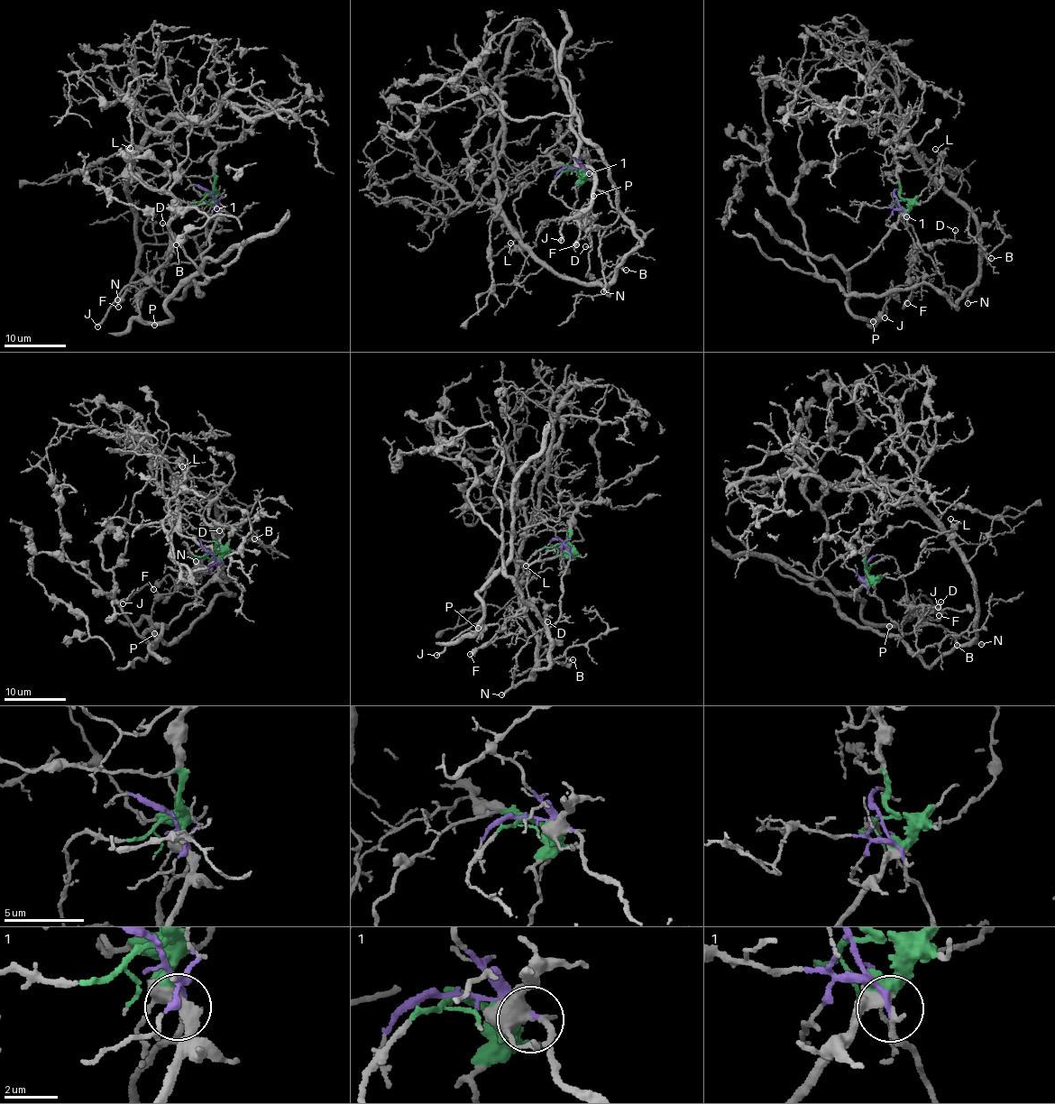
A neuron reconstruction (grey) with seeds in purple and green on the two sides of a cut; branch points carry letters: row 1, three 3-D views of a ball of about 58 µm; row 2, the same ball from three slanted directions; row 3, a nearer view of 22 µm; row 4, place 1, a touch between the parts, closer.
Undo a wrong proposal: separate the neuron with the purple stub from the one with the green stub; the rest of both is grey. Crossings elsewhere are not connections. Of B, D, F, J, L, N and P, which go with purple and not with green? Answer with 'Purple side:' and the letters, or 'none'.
Purple side: B, N

